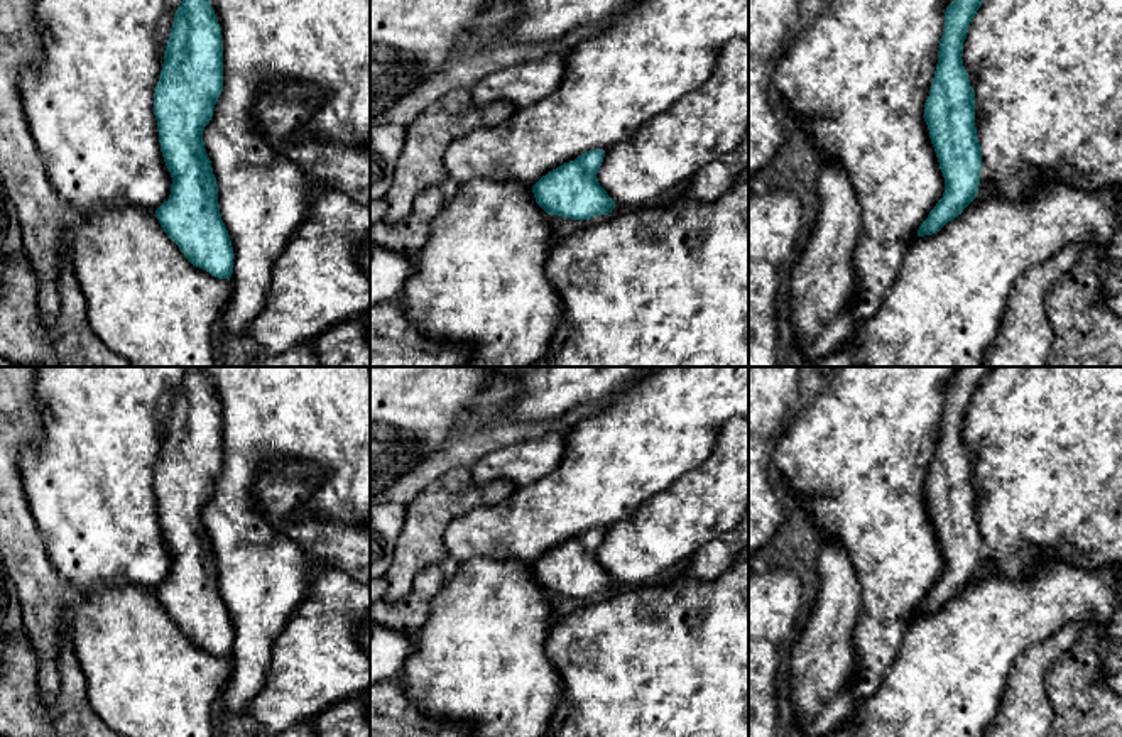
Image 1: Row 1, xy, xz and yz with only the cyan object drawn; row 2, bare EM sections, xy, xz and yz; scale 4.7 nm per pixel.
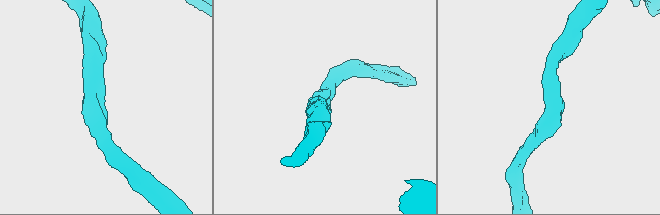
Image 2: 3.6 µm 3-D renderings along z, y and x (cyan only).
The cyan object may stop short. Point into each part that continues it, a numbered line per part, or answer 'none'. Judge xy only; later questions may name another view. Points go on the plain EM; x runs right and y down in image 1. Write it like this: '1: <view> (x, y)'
1: xy (90, 482)

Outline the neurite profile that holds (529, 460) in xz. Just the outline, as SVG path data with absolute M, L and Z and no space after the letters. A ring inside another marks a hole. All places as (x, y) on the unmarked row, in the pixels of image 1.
M547 433L497 448L470 468L473 482L482 489L495 480L509 480L515 489L536 483L558 468L566 451L566 436Z

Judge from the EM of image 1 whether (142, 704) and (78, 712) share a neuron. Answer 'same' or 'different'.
different

